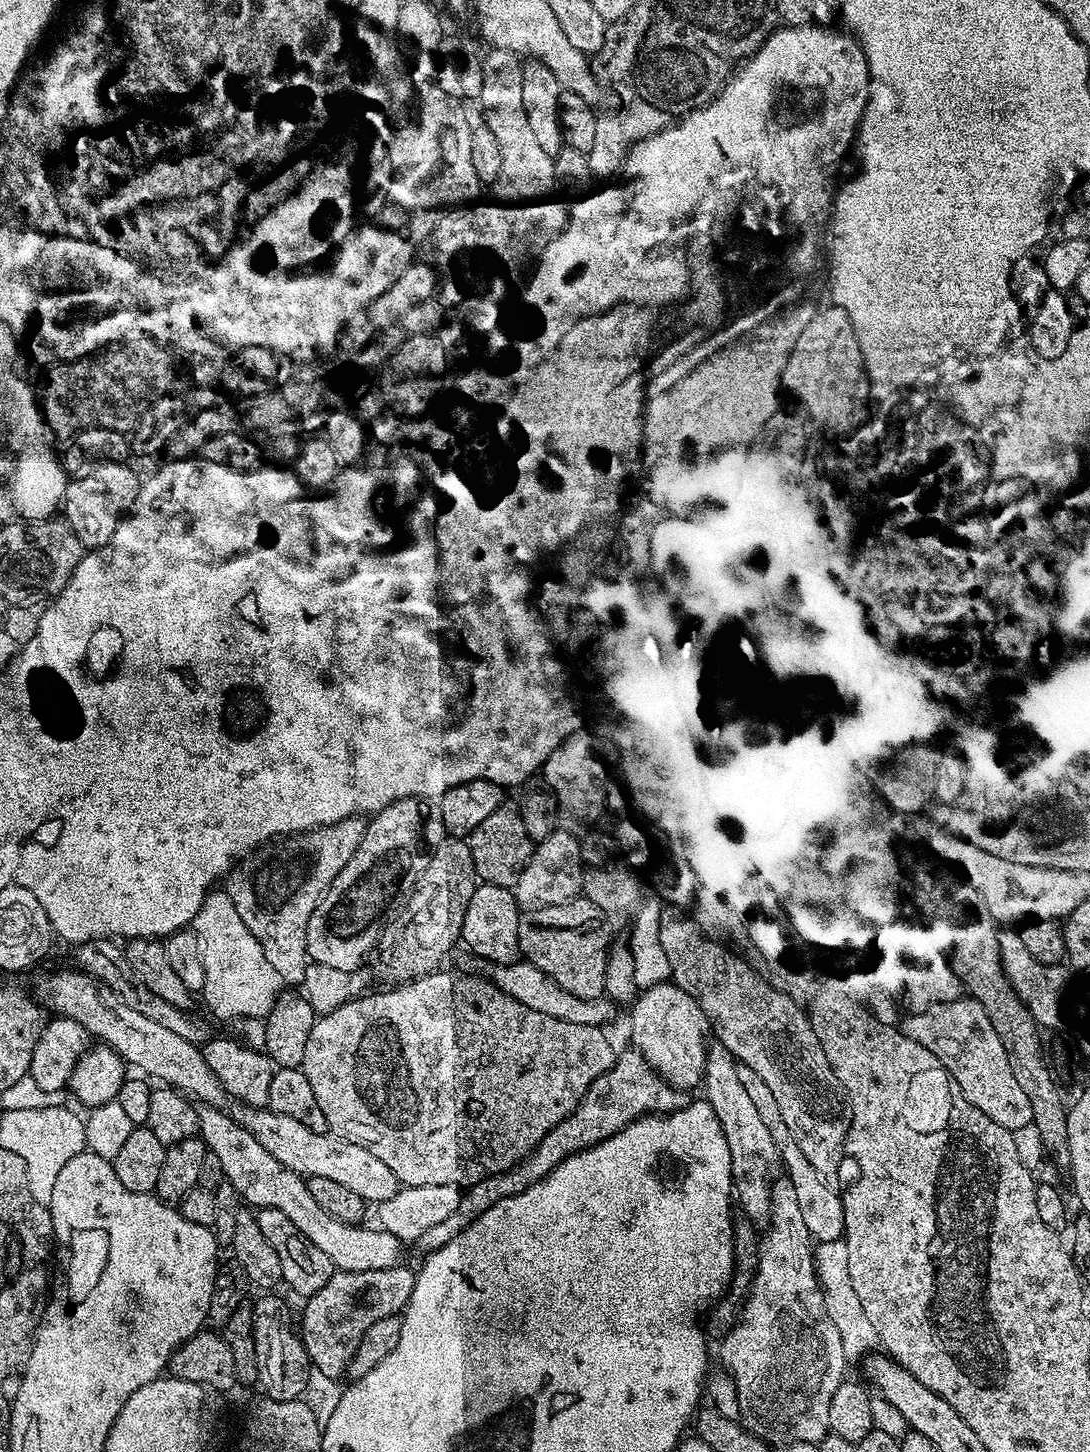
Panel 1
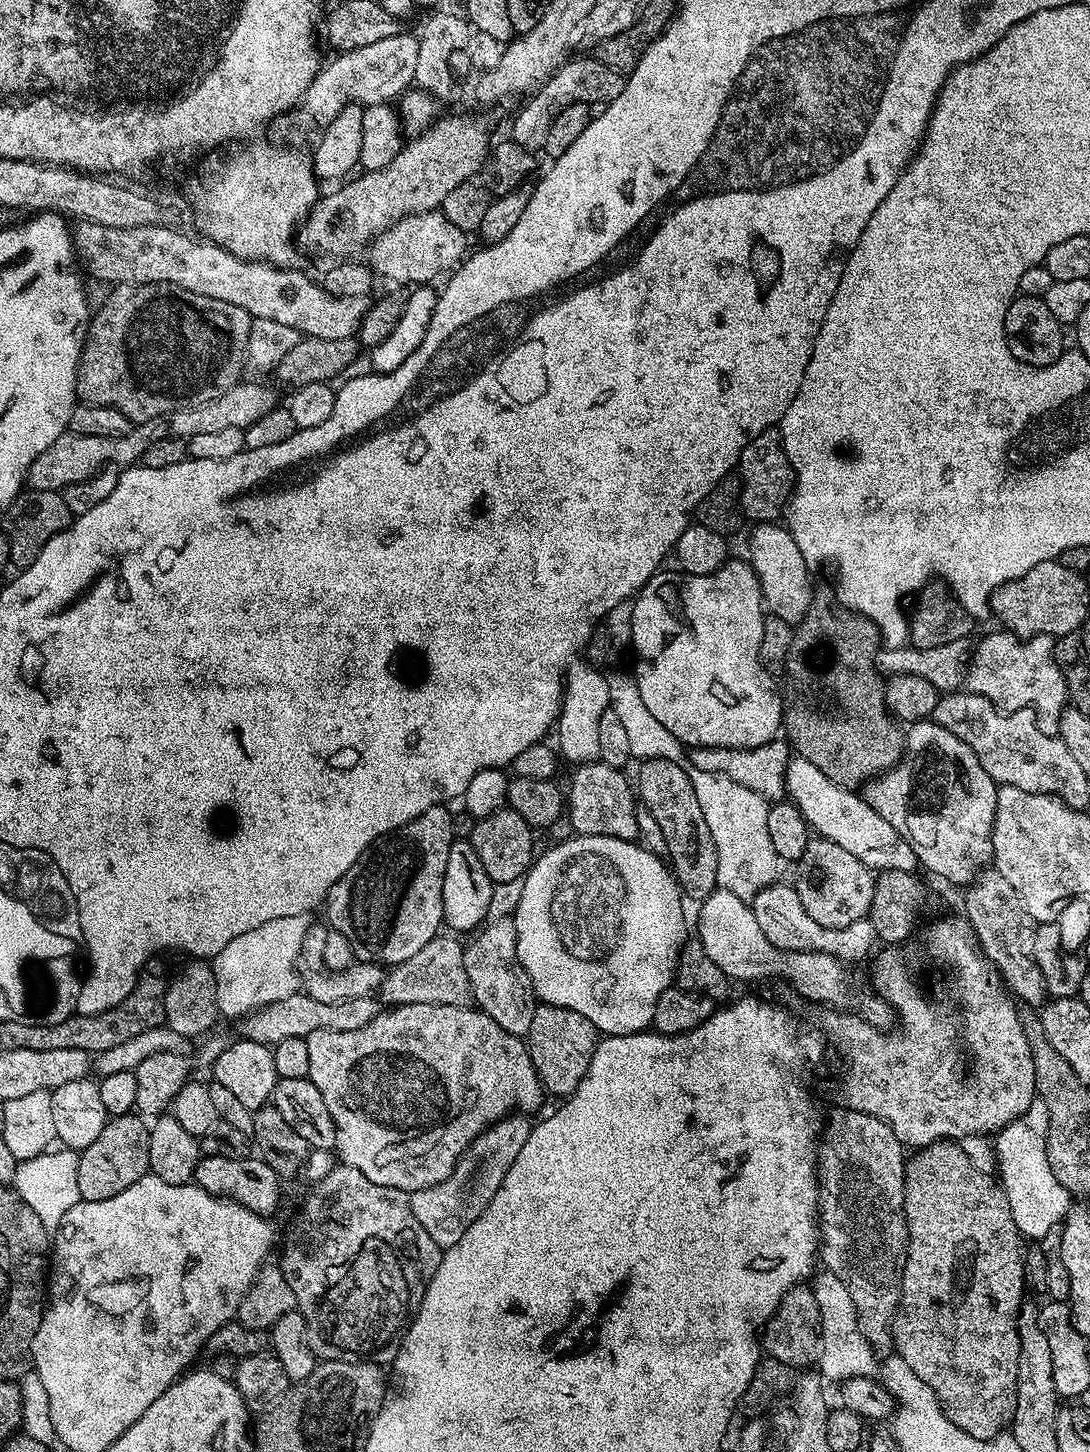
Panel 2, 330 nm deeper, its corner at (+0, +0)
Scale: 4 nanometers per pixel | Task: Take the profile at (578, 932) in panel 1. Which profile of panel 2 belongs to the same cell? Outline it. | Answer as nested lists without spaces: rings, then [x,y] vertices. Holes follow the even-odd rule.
[[[537,1003],[526,1047],[549,1097],[567,1098],[576,1093],[578,1082],[582,1082],[586,1070],[590,1070],[590,1058],[594,1058],[597,1043],[598,1033],[590,1018],[582,1018],[582,1014],[574,1014],[574,1010],[562,1006]]]

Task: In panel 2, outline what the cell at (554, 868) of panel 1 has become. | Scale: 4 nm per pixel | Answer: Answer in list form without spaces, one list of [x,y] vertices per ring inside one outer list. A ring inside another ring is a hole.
[[[496,918],[491,923],[481,927],[471,937],[473,940],[467,941],[464,950],[464,965],[472,998],[475,1007],[494,1018],[494,1022],[498,1022],[502,1030],[524,1038],[530,1030],[530,1022],[534,1018],[538,1001],[526,970],[518,962],[516,921],[512,918]]]

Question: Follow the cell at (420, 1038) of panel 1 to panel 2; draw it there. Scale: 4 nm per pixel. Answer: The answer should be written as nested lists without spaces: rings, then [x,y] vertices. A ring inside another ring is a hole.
[[[397,1004],[381,1011],[362,1030],[346,1030],[345,1032],[331,1032],[330,1030],[314,1030],[314,1034],[306,1037],[310,1050],[310,1070],[308,1079],[318,1086],[318,1094],[322,1094],[322,1102],[326,1102],[326,1110],[330,1110],[330,1118],[336,1127],[335,1155],[339,1163],[349,1164],[354,1170],[362,1170],[370,1182],[378,1182],[378,1186],[394,1186],[406,1193],[426,1190],[430,1186],[438,1186],[454,1170],[460,1155],[467,1150],[472,1142],[481,1136],[487,1128],[491,1128],[496,1121],[501,1120],[513,1111],[517,1104],[519,1111],[532,1114],[532,1111],[546,1100],[546,1091],[536,1072],[534,1062],[530,1058],[525,1041],[519,1036],[510,1034],[494,1022],[484,1012],[475,1006],[442,1006],[441,1004]]]

